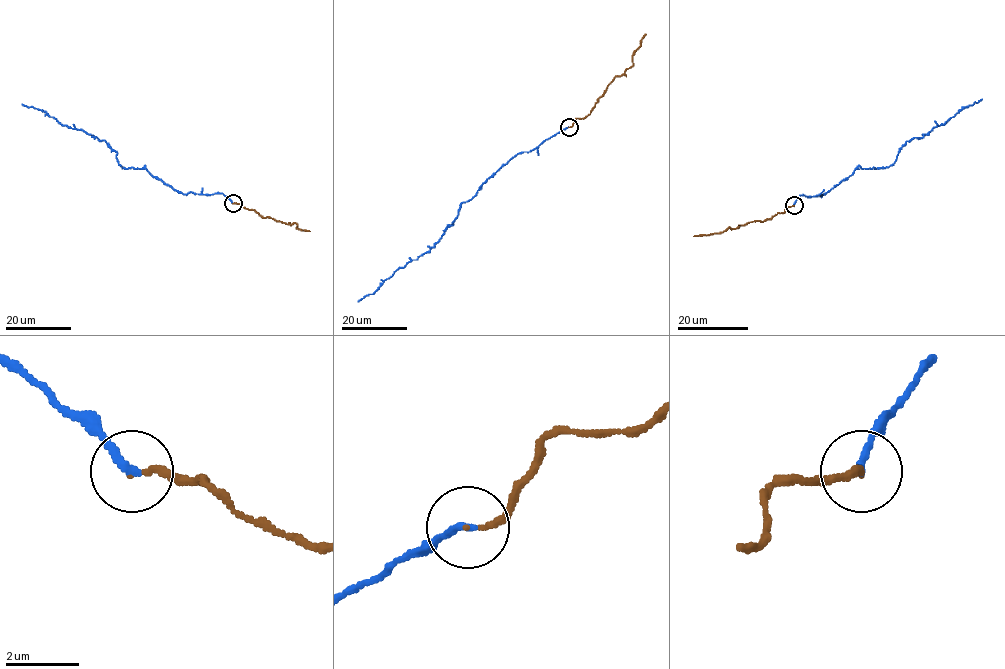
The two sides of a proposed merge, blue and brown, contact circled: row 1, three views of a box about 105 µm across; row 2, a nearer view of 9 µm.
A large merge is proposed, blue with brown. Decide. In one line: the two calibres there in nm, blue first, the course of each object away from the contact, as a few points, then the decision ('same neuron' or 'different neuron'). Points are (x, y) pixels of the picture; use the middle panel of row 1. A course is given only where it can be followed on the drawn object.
calibres 220 and 140 nm; course blue (569, 127), (503, 165), (461, 204), (453, 224), (435, 246), (358, 301); course brown (569, 127), (577, 118), (585, 118), (612, 80), (633, 66), (633, 53), (646, 34); same neuron

